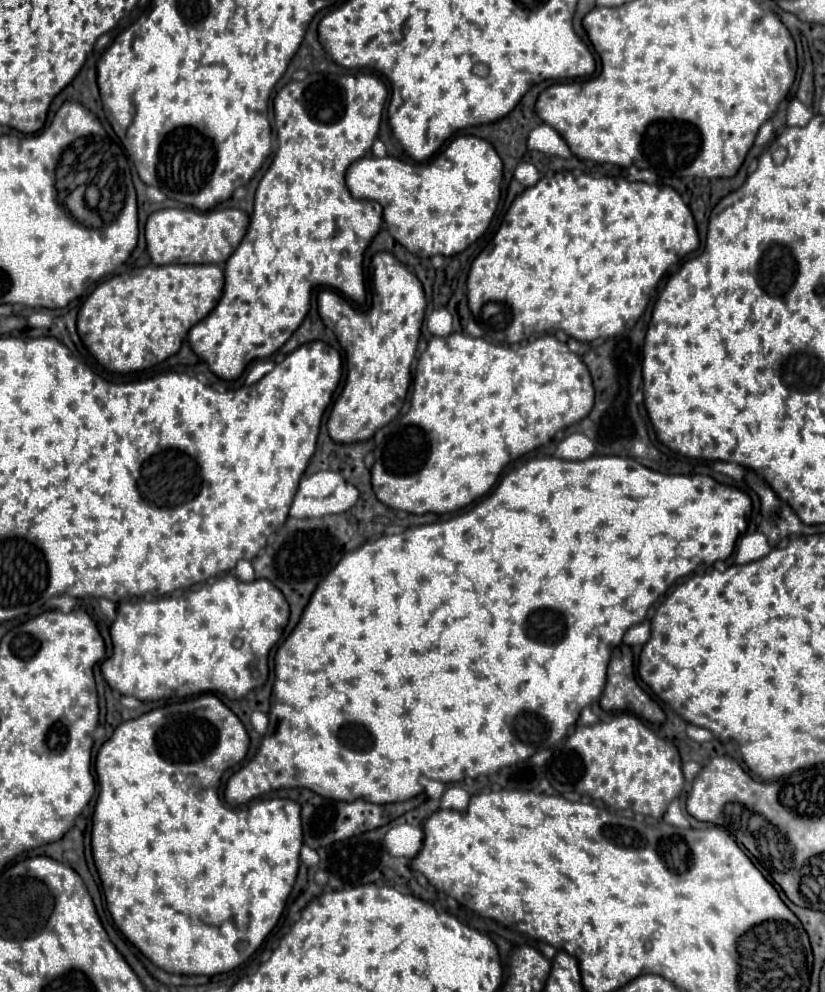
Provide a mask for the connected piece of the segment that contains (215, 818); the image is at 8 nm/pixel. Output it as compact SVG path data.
M200 695L190 701L170 705L166 709L154 709L138 719L124 721L116 727L114 735L100 747L96 755L96 773L100 781L98 803L92 817L92 851L94 863L102 881L102 889L106 895L108 911L116 923L116 927L126 935L133 946L138 947L156 967L178 973L178 975L220 975L242 965L256 951L266 935L278 923L286 899L292 891L300 865L302 847L301 807L290 799L257 799L237 808L222 805L218 797L218 785L226 769L240 763L248 753L248 733L240 719L216 697L216 695Z

